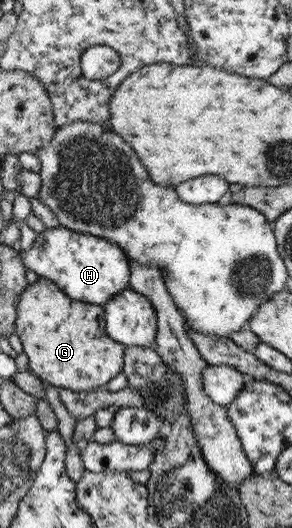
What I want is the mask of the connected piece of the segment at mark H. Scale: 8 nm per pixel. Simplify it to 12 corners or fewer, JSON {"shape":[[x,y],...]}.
{"shape":[[59,224],[19,260],[68,298],[104,306],[129,282],[118,245]]}

